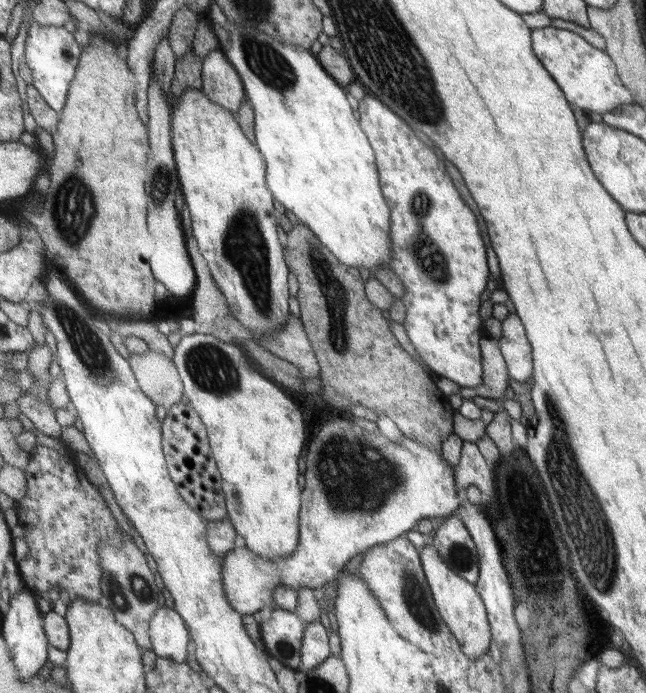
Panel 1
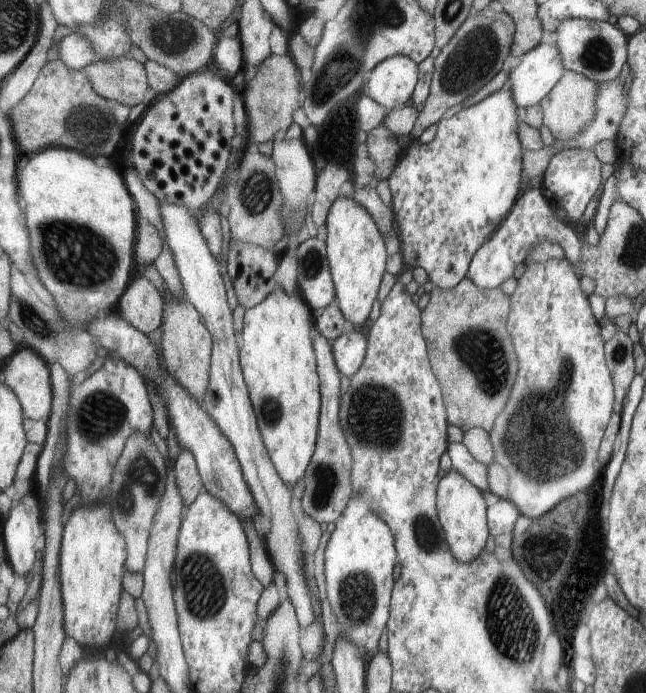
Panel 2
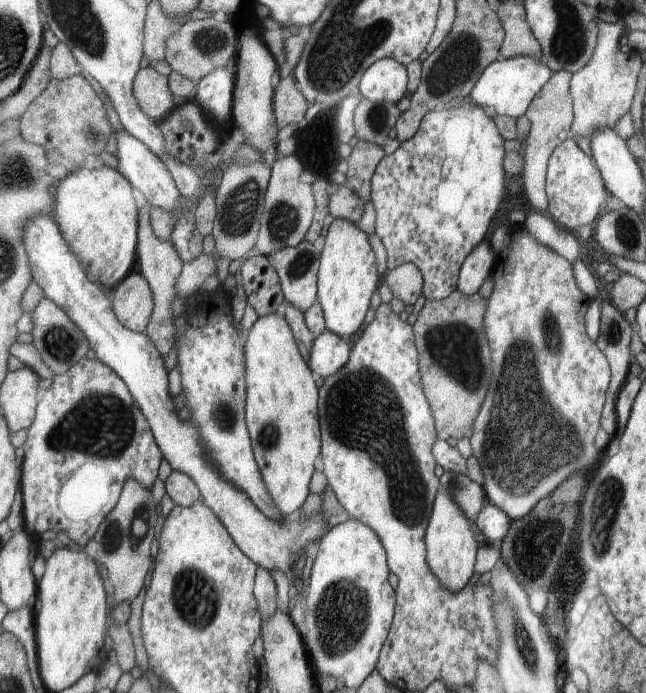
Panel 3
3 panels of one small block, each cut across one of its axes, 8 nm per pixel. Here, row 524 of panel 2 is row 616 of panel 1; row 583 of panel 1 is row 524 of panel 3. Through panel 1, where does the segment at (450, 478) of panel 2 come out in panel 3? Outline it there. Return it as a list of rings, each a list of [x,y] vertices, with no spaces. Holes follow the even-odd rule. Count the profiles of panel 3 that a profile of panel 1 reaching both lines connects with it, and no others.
[[[439,489],[436,492],[424,542],[427,547],[428,566],[433,575],[452,592],[457,592],[467,585],[476,564],[476,532],[472,530],[468,516],[464,514],[464,510],[449,491]]]

